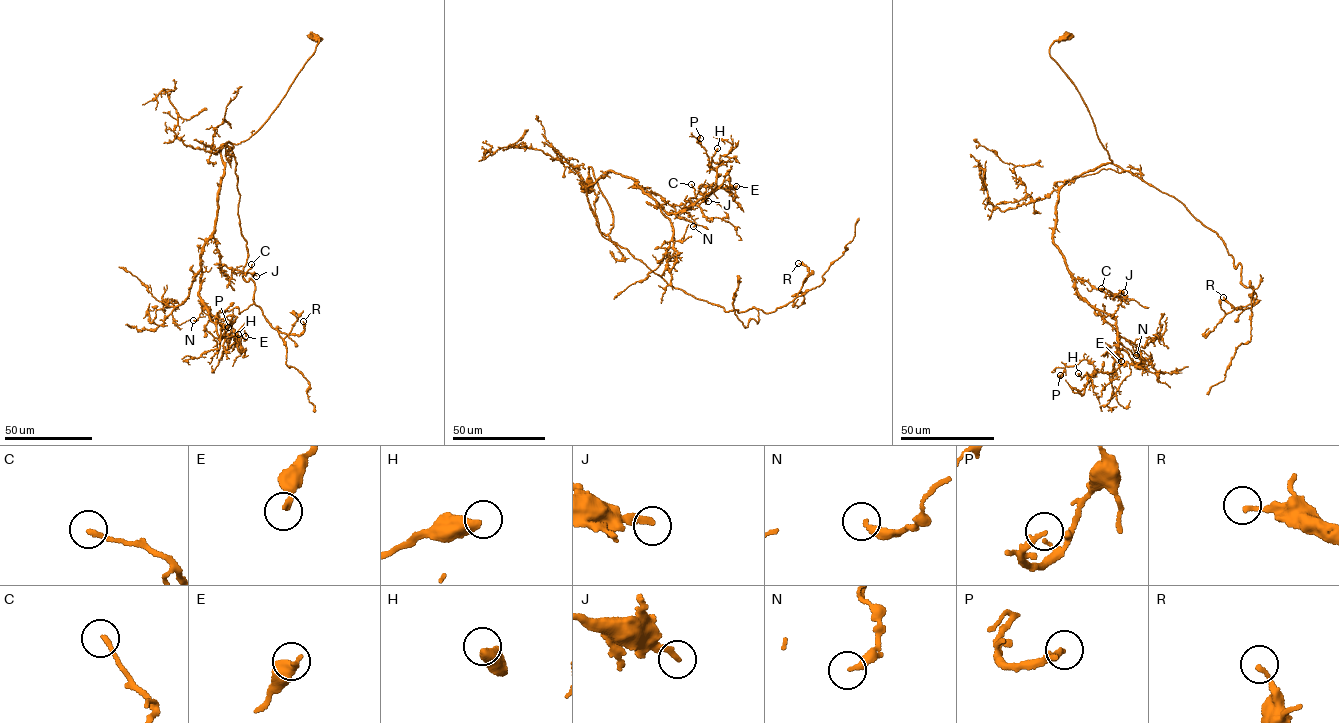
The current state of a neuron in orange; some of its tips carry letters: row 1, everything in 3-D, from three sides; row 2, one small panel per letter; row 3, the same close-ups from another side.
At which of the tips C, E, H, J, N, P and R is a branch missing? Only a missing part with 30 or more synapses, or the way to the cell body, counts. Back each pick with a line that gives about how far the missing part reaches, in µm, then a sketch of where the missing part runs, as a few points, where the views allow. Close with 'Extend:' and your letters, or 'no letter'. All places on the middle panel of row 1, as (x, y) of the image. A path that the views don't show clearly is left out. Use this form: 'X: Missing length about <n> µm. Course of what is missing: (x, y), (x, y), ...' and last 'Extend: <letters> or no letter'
Extend: no letter

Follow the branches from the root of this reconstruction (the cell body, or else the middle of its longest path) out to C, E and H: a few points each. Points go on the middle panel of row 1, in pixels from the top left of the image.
C: (585, 188), (591, 166), (613, 212), (606, 235), (586, 188), (608, 172), (675, 206), (696, 197), (691, 184)
E: (585, 188), (591, 166), (613, 212), (606, 235), (586, 188), (610, 171), (632, 178), (670, 214), (736, 186)
H: (585, 188), (591, 166), (613, 212), (606, 235), (586, 188), (612, 170), (674, 213), (715, 187), (717, 148)

